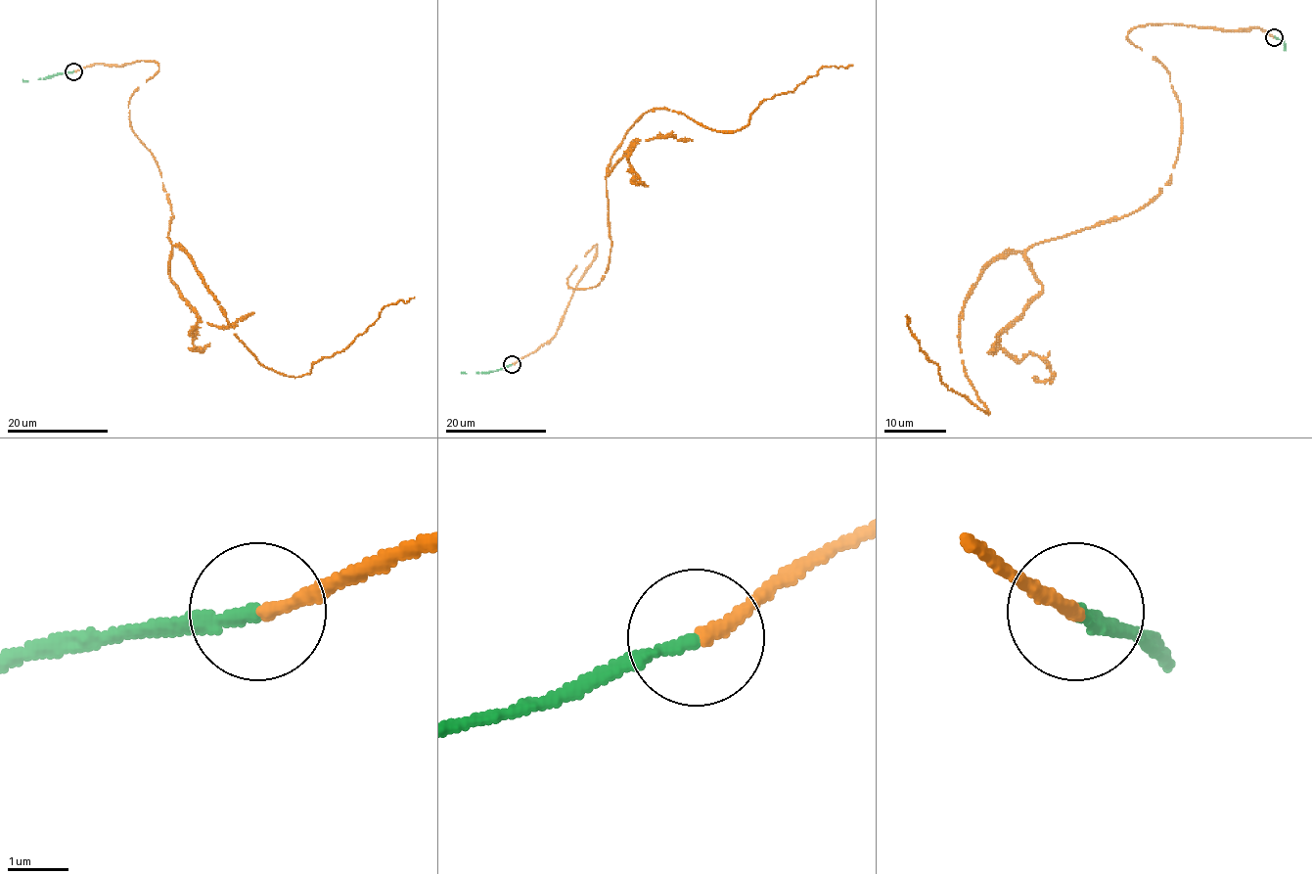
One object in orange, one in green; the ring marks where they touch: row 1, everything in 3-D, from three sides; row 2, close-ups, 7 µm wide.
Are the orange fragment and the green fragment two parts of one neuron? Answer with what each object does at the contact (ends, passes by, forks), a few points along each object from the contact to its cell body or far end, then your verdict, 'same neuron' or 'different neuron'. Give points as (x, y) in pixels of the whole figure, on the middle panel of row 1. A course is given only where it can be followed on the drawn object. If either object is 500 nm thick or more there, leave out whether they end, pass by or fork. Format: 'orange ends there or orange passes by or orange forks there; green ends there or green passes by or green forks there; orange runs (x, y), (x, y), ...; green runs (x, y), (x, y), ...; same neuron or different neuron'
orange ends there; green ends there; orange runs (513, 364), (555, 334), (595, 245), (567, 286), (601, 280), (606, 173), (645, 113), (740, 130), (852, 66); green runs (512, 364), (487, 372), (461, 372); same neuron

